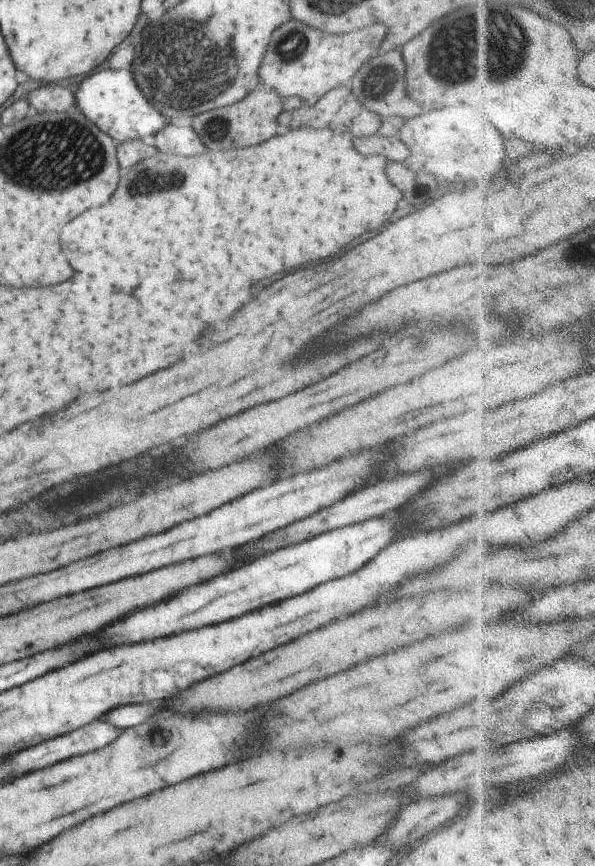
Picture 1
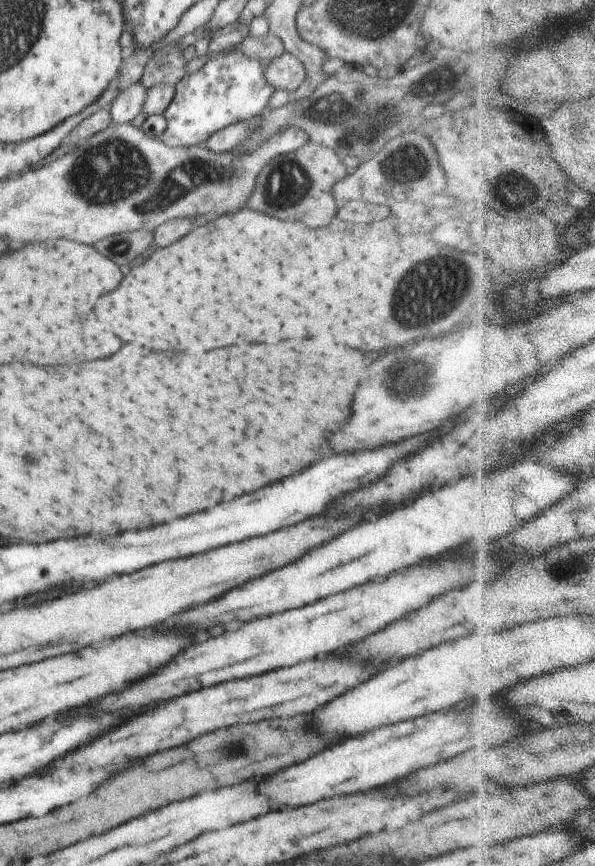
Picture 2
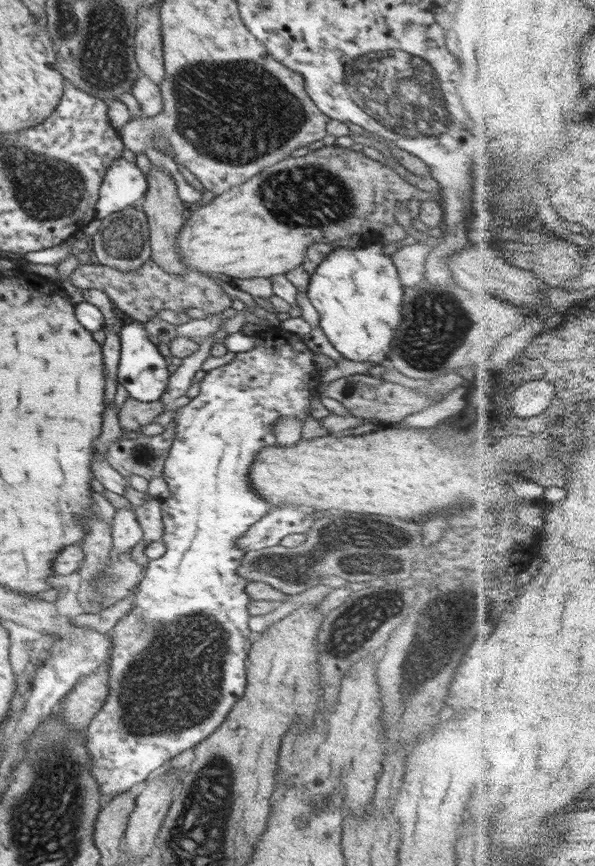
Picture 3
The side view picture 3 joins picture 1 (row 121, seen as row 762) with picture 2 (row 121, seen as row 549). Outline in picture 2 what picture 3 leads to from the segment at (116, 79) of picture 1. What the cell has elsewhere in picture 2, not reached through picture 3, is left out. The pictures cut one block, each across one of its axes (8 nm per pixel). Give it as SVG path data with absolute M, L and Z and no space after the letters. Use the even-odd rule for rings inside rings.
M232 50L186 75L174 85L172 102L162 112L167 126L159 138L169 147L195 147L215 132L257 116L275 91L264 78L265 68L266 62Z

